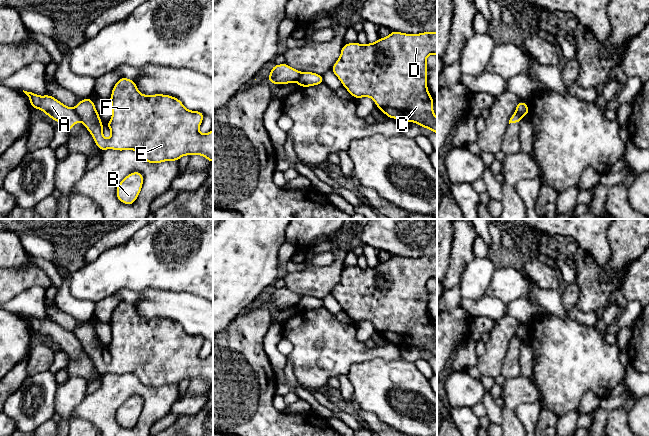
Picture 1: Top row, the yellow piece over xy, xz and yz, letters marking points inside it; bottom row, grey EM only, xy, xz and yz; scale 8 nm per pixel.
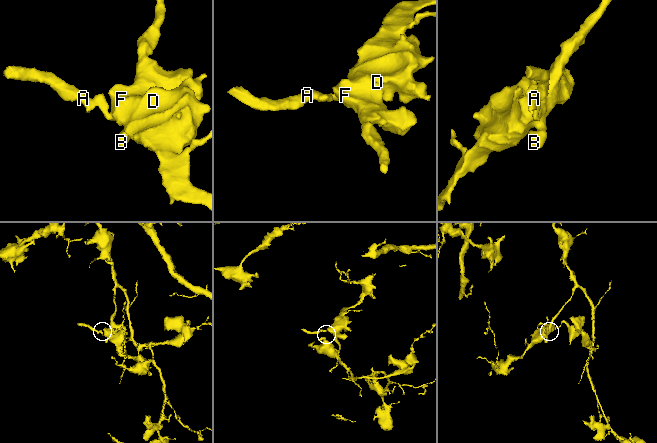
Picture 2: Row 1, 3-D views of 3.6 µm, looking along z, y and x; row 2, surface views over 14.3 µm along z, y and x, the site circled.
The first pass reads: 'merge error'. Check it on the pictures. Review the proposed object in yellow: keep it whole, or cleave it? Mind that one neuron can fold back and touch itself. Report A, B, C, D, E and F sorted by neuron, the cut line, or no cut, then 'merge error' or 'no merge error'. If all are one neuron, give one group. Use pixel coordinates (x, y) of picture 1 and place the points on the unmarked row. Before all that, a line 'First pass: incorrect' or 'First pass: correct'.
First pass: correct
groups A / B C D E F; cut xy (73, 333), (81, 345); merge error

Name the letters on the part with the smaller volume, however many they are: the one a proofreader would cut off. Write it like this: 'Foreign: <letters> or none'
Foreign: A

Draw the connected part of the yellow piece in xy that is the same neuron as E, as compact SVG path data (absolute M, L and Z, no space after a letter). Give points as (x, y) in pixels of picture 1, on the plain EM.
M121 301L114 309L110 321L112 341L107 347L111 361L105 363L102 357L103 348L97 337L94 326L88 321L82 323L75 331L75 337L92 359L97 371L104 375L134 374L148 387L178 385L182 380L201 379L213 386L213 354L206 358L199 356L204 338L188 334L183 327L170 319L143 319L136 311L134 304Z

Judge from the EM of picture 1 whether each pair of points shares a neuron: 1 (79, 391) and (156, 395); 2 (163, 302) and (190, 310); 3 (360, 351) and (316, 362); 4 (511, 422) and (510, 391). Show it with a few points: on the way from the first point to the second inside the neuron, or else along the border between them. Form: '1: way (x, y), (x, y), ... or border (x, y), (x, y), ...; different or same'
1: border (87, 394), (74, 409), (73, 414); different
2: way (170, 305), (183, 307); same
3: way (349, 351), (327, 351); same
4: way (510, 414), (510, 399); same

